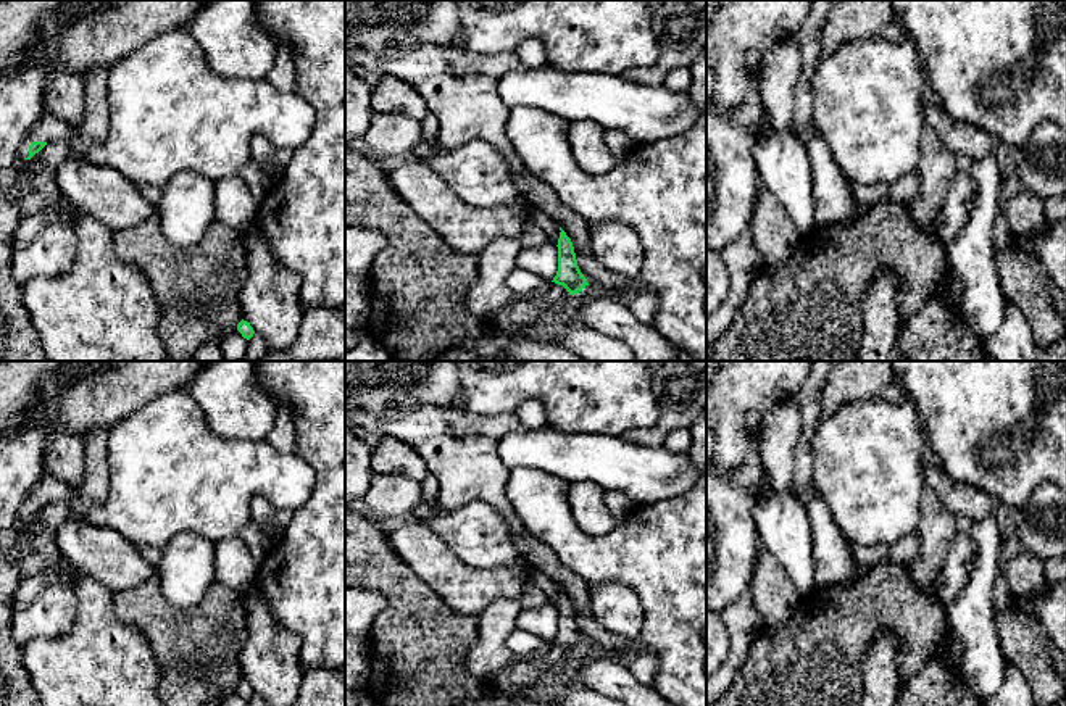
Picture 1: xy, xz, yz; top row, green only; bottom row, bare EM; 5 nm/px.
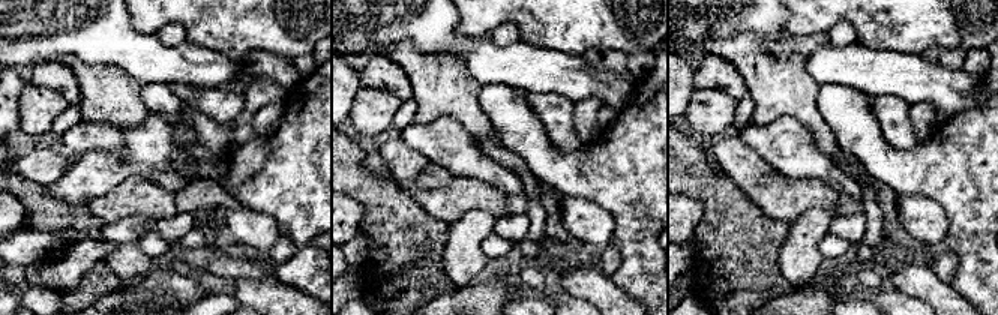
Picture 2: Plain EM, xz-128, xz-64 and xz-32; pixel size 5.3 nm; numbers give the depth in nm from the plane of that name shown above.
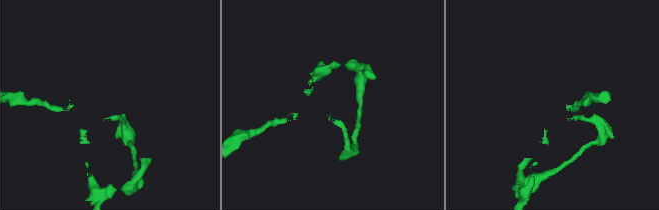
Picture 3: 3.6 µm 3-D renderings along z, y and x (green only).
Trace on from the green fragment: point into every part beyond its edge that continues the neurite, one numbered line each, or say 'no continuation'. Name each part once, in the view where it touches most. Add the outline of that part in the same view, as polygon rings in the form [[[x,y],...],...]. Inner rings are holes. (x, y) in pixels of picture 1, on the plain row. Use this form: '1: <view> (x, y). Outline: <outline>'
1: xy (95, 482). Outline: [[[92,429],[84,442],[84,477],[77,487],[71,487],[61,480],[44,477],[29,492],[18,511],[18,521],[29,517],[32,503],[63,501],[69,508],[81,500],[103,503],[110,490],[110,472],[106,461],[108,430]]]

